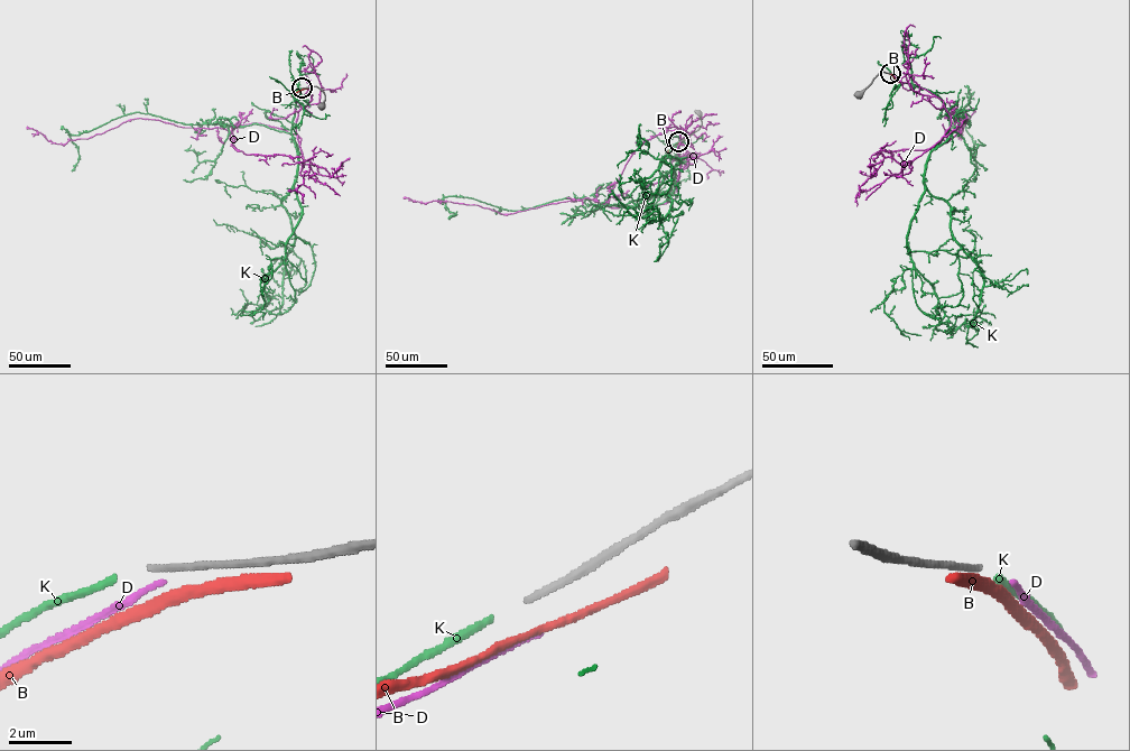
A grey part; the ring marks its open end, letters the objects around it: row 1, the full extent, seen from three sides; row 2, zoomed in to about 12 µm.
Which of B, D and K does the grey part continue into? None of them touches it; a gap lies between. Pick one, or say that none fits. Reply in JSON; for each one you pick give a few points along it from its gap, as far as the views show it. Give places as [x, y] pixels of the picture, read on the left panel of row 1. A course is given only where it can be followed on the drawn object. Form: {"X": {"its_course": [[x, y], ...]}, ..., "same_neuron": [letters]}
{"K": {"its_course": [[300, 87], [292, 138], [256, 124], [133, 112], [67, 130], [77, 148], [73, 170]]}, "same_neuron": ["K"]}

